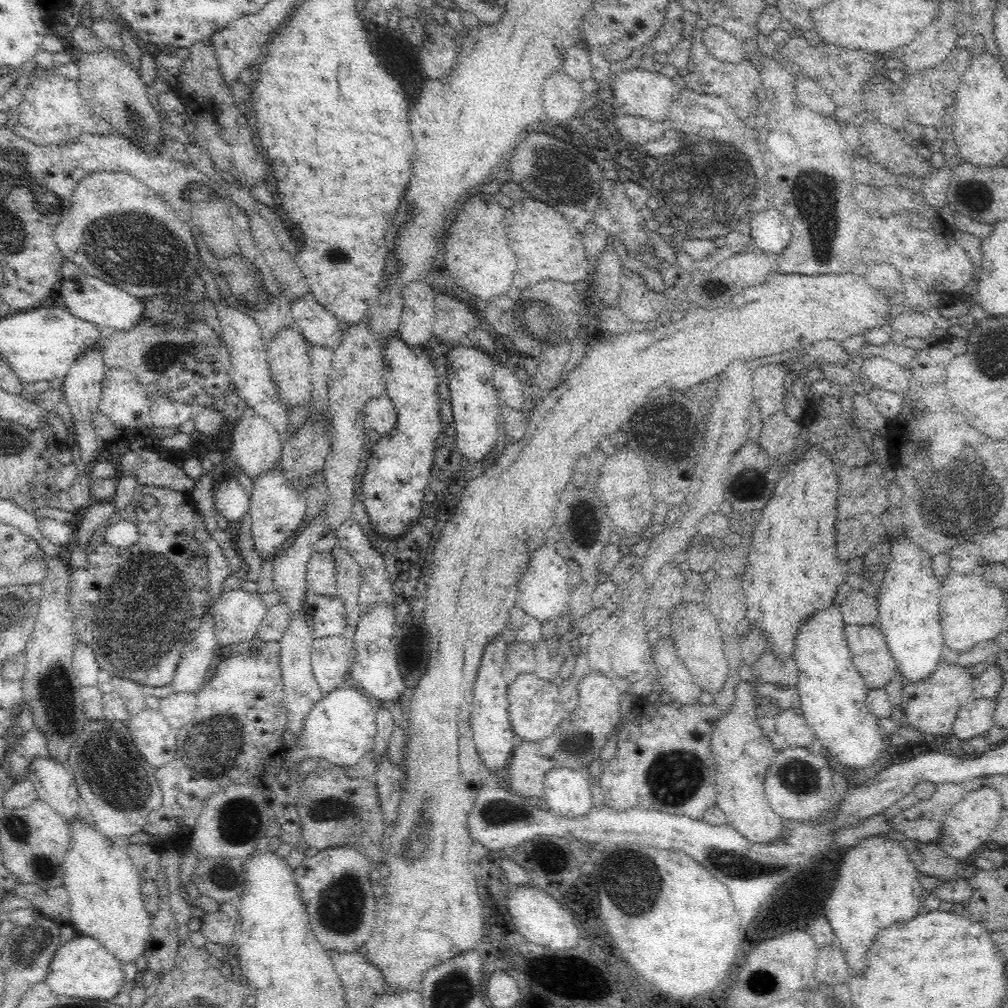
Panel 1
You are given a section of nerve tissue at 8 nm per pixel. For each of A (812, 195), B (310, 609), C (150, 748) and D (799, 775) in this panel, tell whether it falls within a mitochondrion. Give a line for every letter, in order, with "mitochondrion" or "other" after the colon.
A: mitochondrion
B: other
C: other
D: mitochondrion

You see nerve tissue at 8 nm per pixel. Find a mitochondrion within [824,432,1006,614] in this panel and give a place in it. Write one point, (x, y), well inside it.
(952, 501)

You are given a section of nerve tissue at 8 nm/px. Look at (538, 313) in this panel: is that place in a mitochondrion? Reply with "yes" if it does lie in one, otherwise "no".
yes

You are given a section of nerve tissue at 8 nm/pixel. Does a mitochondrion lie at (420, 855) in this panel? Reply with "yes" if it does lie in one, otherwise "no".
yes

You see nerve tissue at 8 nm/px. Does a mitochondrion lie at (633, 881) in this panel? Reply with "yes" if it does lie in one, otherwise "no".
yes

